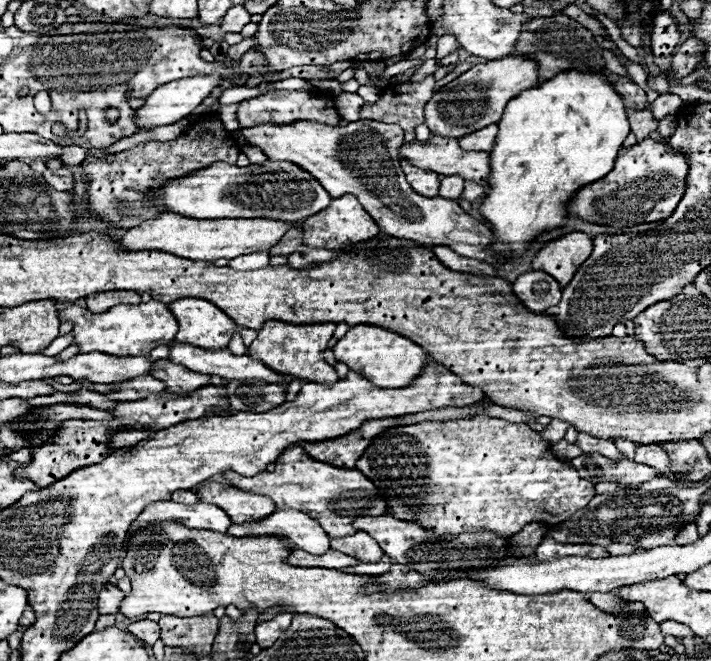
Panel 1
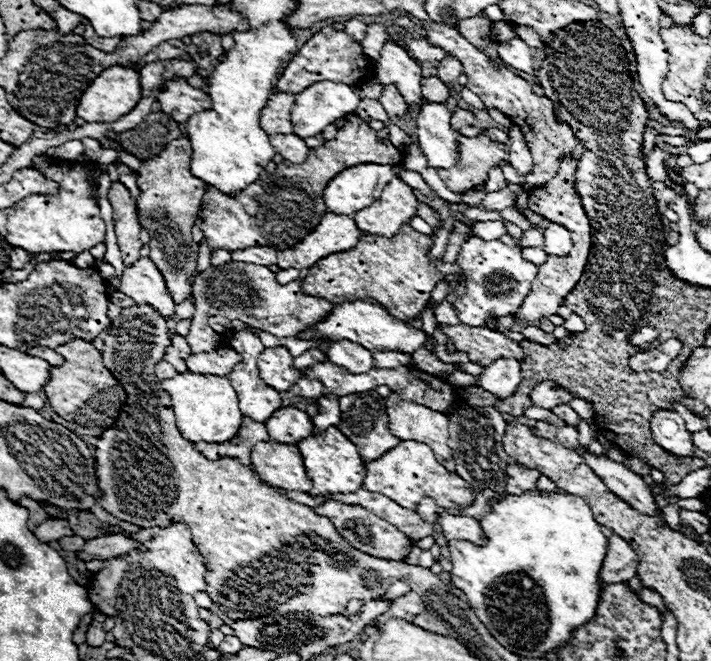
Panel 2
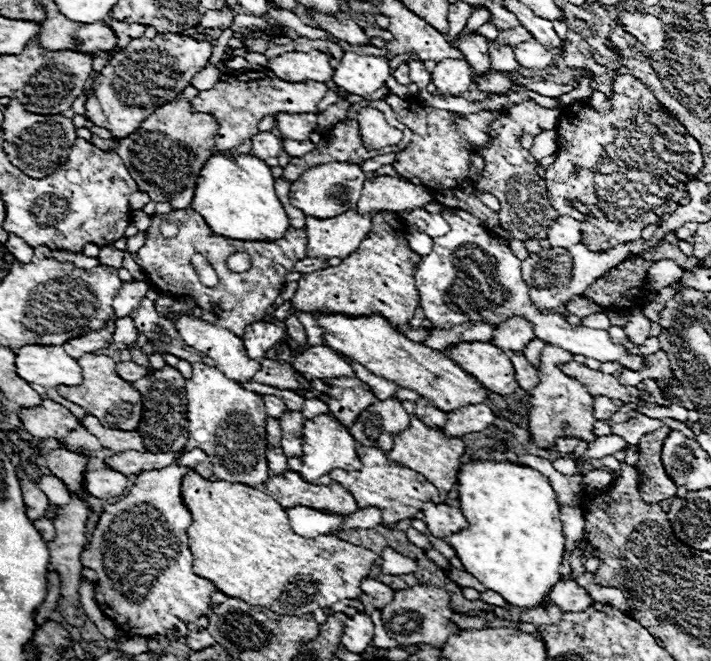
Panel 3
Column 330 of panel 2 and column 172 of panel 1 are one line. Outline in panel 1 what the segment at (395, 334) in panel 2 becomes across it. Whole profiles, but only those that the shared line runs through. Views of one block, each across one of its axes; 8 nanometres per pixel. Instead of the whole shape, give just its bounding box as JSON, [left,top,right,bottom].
[60,300,178,356]

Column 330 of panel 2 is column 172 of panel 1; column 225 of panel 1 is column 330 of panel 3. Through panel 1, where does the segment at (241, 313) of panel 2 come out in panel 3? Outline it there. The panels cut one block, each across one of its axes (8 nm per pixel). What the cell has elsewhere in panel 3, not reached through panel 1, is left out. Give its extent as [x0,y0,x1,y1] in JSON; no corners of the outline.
[312,314,488,412]

